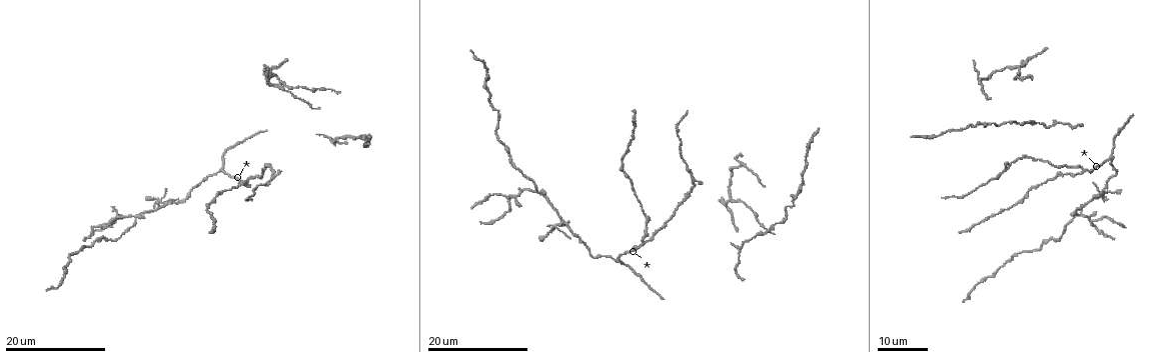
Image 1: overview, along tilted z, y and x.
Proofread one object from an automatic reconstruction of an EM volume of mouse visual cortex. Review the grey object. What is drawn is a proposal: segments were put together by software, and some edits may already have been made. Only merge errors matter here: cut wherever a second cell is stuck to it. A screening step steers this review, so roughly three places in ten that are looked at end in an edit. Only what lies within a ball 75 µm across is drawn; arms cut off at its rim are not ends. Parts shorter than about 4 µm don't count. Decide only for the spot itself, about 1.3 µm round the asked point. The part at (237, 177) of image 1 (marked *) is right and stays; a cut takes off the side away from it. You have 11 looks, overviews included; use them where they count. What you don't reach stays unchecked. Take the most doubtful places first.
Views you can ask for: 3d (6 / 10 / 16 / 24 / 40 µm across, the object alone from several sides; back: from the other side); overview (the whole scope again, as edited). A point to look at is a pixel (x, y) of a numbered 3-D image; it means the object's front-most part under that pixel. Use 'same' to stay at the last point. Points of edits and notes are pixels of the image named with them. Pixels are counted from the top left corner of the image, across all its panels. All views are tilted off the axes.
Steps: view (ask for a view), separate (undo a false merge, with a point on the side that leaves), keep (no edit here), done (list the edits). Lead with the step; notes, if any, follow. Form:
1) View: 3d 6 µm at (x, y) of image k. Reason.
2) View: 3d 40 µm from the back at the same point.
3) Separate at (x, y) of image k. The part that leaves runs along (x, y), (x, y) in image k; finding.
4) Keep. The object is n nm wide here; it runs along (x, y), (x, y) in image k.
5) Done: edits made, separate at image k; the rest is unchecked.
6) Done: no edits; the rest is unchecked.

View: 3d 16 µm at (1095, 220) of image 1. Four arms meet.

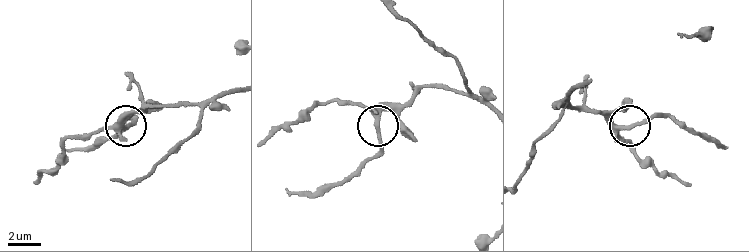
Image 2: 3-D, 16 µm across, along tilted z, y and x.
View: 3d 6 µm at (377, 117) of image 2.

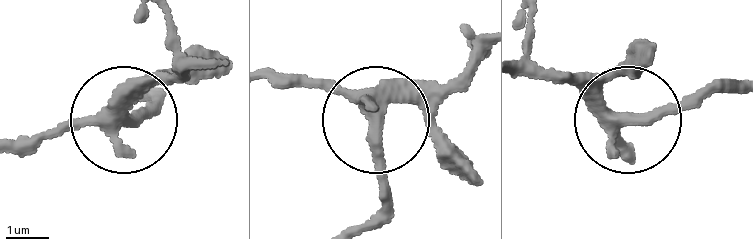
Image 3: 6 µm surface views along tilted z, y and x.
View: 3d 6 µm from the back at (375, 124) of image 3.

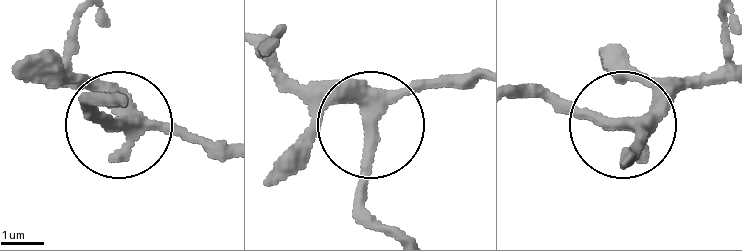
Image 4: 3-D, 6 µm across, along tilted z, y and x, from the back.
Keep. The object is 310 nm wide here; continuous, no second cell.

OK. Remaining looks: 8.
View: 3d 16 µm at (539, 193) of image 1. Thin arm on a thick one.

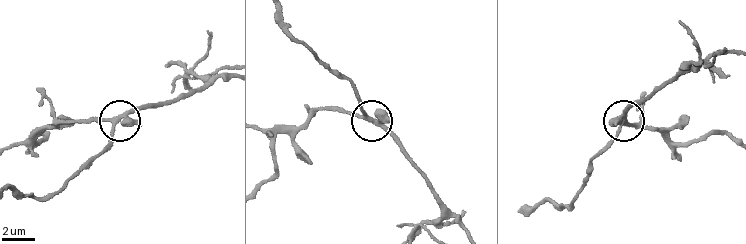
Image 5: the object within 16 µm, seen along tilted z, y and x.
View: 3d 10 µm at (110, 120) of image 5.

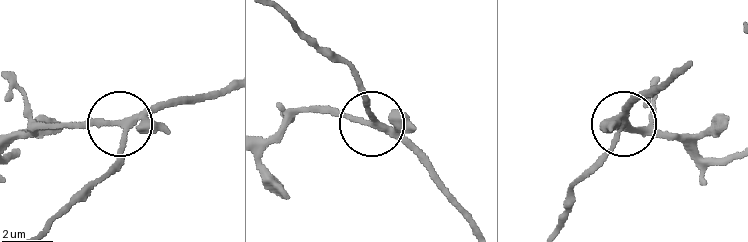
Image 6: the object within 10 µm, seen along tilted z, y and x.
View: 3d 6 µm at (374, 122) of image 6.

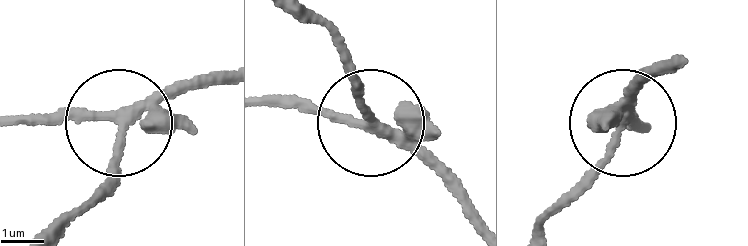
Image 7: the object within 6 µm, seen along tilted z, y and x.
Keep. The object is 220 nm wide here; it runs along (666, 60), (643, 79), (624, 122), (647, 123) in image 7; all the same cell.

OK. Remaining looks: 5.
View: 3d 24 µm at (692, 180) of image 1.

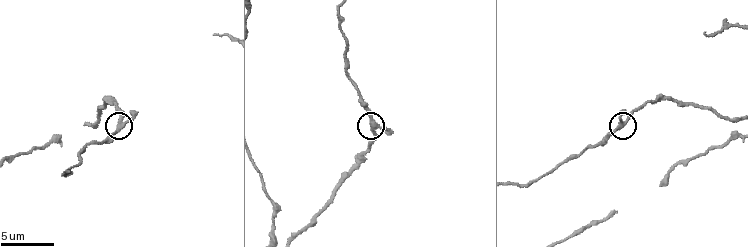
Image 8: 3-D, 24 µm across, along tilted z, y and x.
View: 3d 10 µm at (373, 121) of image 8.

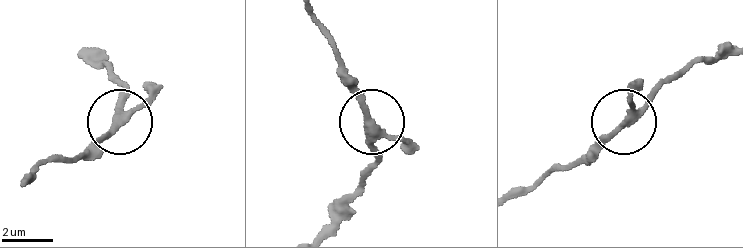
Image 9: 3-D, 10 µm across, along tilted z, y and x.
View: 3d 10 µm from the back at (123, 119) of image 9.

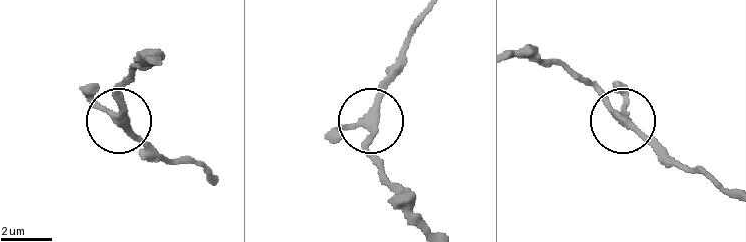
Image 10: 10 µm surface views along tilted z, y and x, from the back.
Keep. The side arm is 17 µm long; it runs along (521, 59), (555, 60), (589, 82), (664, 166) in image 10; one cell here.

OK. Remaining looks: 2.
View: 3d 24 µm at (1081, 171) of image 1. A fork.

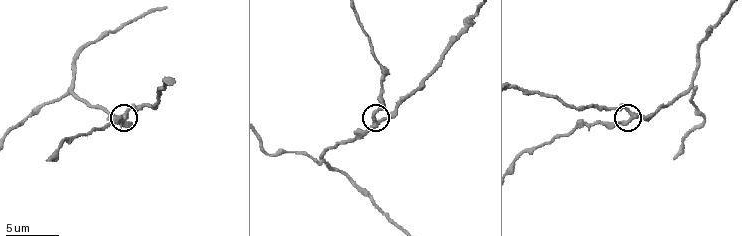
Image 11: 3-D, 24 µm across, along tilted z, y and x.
View: 3d 10 µm at (373, 123) of image 11.

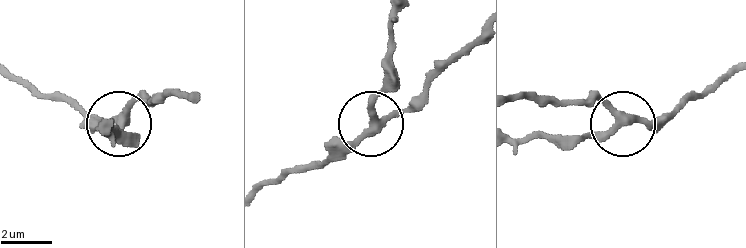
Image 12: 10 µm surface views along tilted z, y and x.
Keep. The object is 290 nm wide here; it runs along (323, 166), (365, 130), (388, 78) in image 12; continuous, no second cell.

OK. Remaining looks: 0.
Done: no edits; the rest is unchecked.

